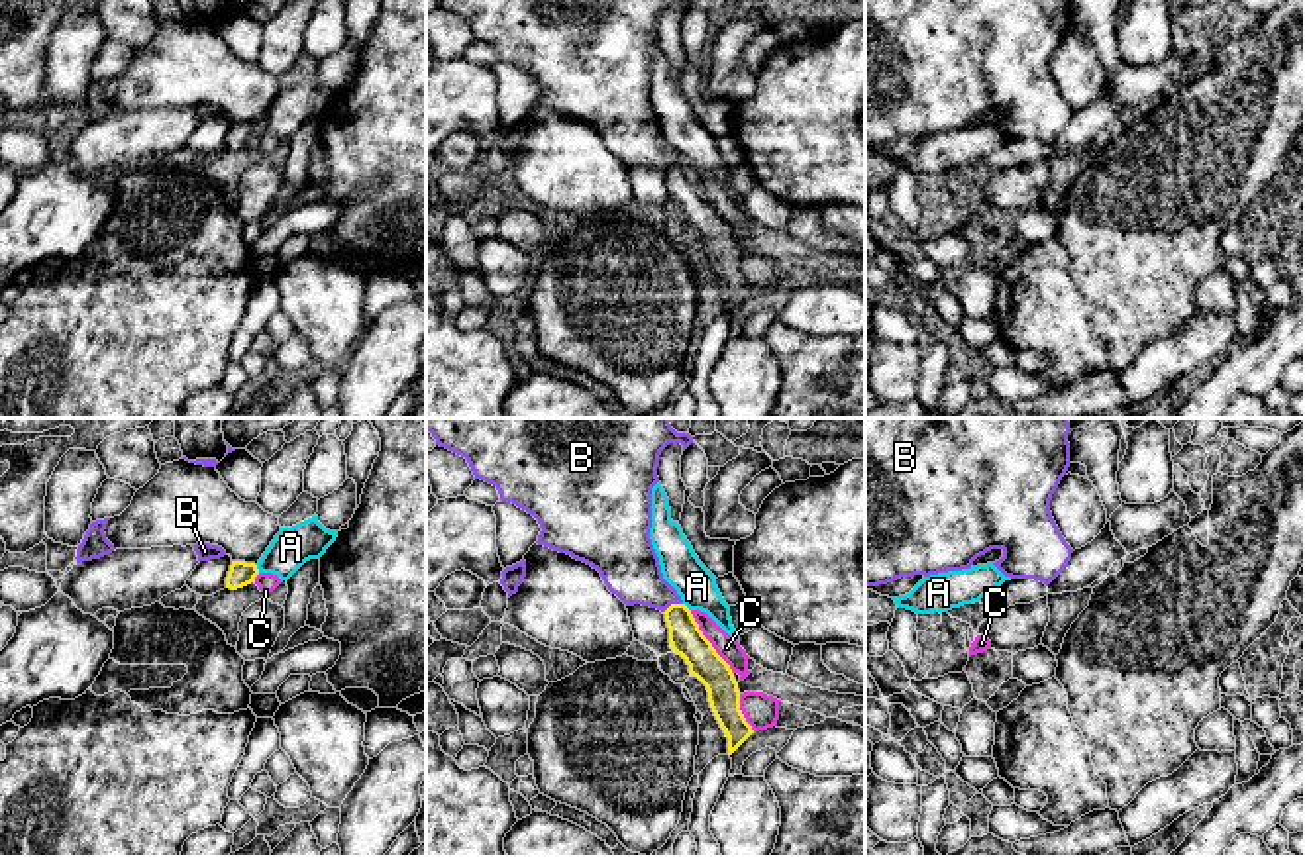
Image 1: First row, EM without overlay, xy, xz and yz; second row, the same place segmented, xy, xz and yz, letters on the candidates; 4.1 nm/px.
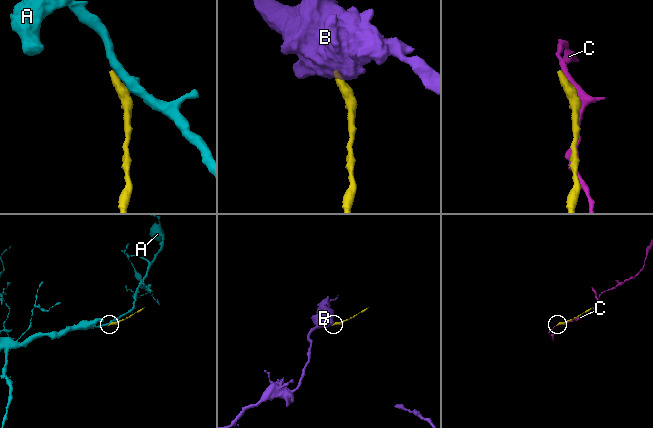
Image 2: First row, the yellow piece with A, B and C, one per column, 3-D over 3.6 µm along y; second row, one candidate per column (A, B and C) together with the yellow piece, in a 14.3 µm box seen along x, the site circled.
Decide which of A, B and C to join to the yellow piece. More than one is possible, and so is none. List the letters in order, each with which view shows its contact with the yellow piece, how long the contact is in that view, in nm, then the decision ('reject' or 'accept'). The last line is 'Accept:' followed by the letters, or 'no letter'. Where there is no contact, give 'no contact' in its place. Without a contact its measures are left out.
A: contact in xy; length 40 nm; reject
B: contact in xz; length 90 nm; reject
C: contact in xz; length 320 nm; reject
Accept: no letter

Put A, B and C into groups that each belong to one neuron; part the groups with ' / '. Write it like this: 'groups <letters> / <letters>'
groups A / B / C

